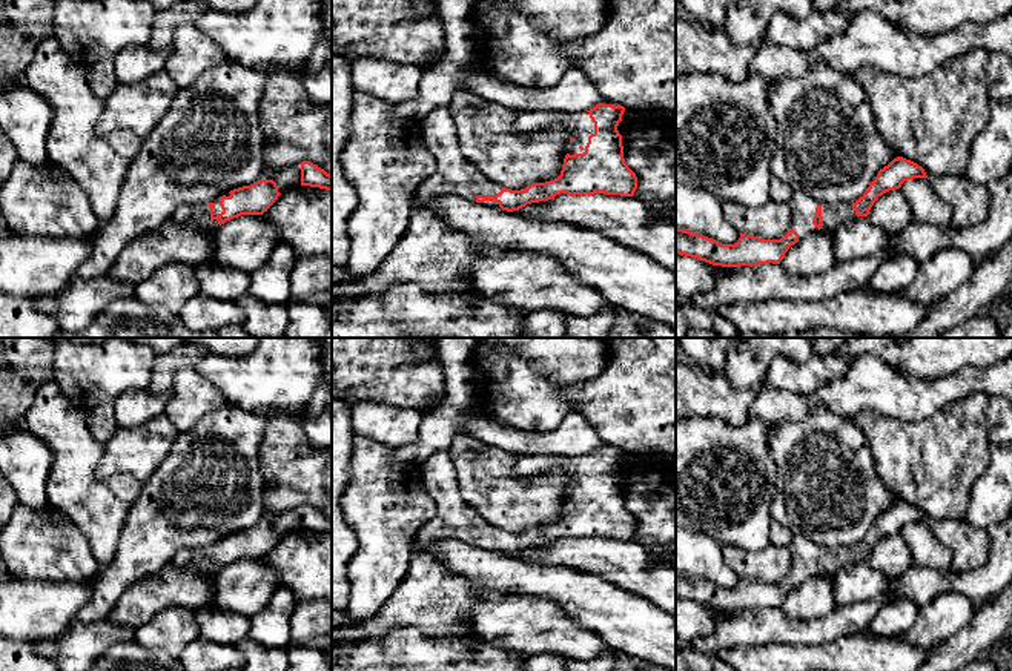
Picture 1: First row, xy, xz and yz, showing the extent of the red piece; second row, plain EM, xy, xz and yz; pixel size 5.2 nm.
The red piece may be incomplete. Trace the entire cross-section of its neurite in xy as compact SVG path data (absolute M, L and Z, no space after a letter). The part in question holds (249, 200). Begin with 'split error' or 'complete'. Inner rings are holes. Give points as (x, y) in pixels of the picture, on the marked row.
split error; M310 161L283 169L266 167L256 183L233 189L206 204L183 204L172 220L180 224L218 227L241 215L263 215L283 192L296 186L332 192L332 175Z

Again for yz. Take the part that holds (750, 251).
split error; M897 157L878 170L868 190L852 204L823 203L803 192L794 192L789 201L794 215L792 229L780 240L762 240L740 233L737 243L722 244L708 236L676 229L676 253L722 267L780 264L788 249L799 241L800 233L831 233L845 221L868 217L878 197L900 189L906 180L914 178L928 178L924 169L911 160Z

